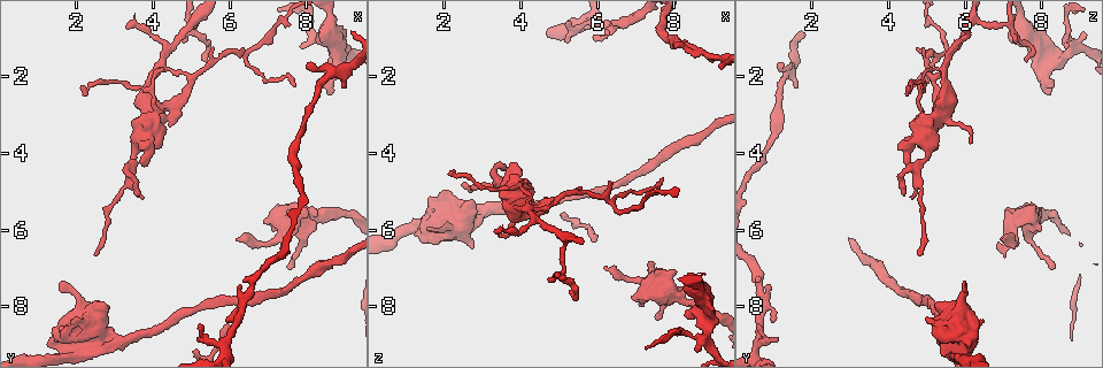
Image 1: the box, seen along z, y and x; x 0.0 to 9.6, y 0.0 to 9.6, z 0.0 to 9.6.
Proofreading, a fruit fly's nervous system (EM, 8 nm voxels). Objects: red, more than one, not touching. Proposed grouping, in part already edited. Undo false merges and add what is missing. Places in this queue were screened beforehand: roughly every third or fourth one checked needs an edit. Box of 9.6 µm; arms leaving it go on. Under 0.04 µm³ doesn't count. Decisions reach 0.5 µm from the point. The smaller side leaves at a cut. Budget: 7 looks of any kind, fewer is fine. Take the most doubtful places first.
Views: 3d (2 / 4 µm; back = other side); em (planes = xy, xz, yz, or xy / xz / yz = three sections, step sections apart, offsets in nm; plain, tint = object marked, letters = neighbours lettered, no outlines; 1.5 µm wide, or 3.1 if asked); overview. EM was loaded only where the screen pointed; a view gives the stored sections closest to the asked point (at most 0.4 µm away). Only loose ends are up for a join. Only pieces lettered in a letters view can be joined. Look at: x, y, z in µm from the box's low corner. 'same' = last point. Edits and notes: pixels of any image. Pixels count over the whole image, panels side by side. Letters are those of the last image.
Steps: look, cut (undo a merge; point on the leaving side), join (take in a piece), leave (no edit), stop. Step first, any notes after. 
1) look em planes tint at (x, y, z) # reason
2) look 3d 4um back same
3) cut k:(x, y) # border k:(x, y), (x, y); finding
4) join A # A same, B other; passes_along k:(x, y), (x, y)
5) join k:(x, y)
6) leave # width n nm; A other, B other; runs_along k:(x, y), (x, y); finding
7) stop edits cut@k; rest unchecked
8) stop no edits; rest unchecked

look em xz step 4 tint at (3.45, 3.70, 6.10) # branch stops here

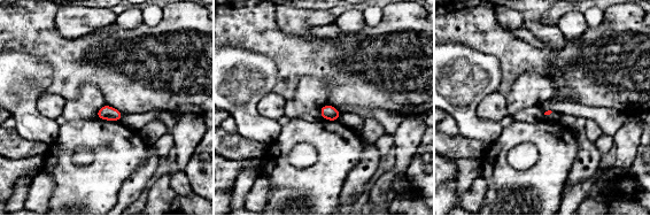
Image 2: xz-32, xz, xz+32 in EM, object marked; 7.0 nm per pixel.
look em planes letters same

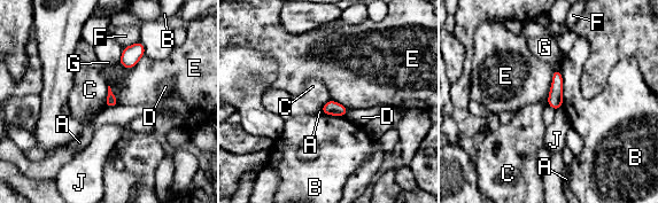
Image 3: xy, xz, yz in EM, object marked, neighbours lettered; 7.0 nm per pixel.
leave # width 80 nm; A other, B other, C other, D other, E other, F other, G other, J other; border 3:(108, 86), (105, 106); no lettered piece goes on from it

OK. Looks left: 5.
look 3d 2um at (7.20, 6.05, 7.90) # free end

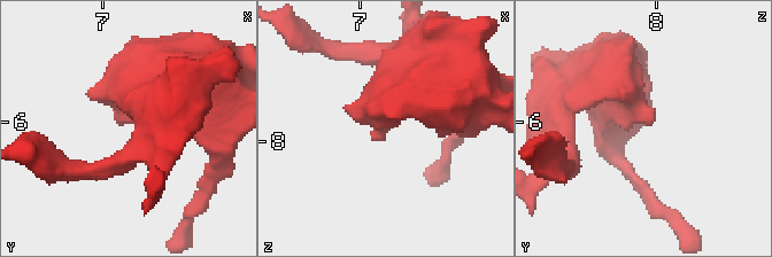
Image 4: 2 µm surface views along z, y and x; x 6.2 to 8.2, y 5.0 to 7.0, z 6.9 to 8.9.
look em xy step 4 tint at (7.14, 6.00, 7.94) # now the EM

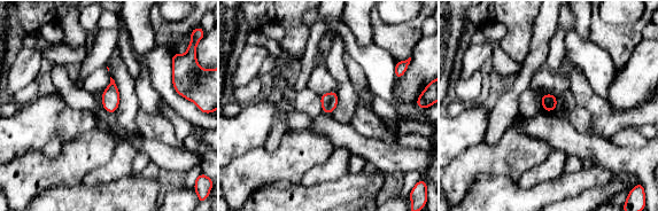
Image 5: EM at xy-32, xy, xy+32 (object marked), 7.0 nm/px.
look em xy step 4 letters same # what lies round it

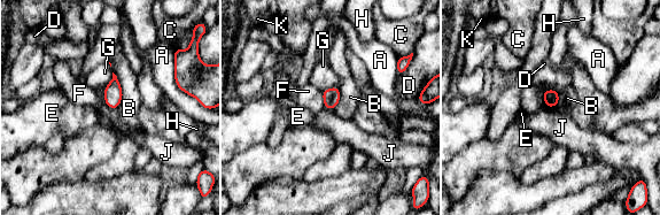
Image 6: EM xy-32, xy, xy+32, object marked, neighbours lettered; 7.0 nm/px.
leave # A other, B other, C other, D other, E other, F other, G other, H other, J other, K other; border 6:(545, 105), (554, 107); none of them fits

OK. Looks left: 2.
look em planes letters at (8.05, 1.65, 1.25) # free end

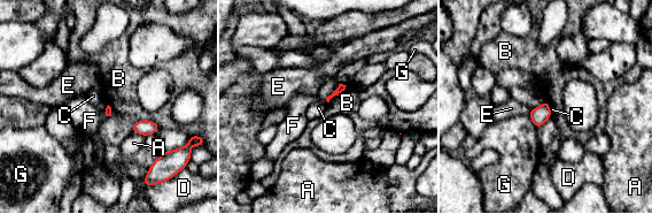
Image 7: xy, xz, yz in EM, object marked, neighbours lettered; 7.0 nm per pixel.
leave # A other, B other, C other, D other, E other, F other, G other; border 7:(161, 127), (138, 120), (131, 128); none of them fits

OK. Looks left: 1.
stop no edits; rest unchecked

